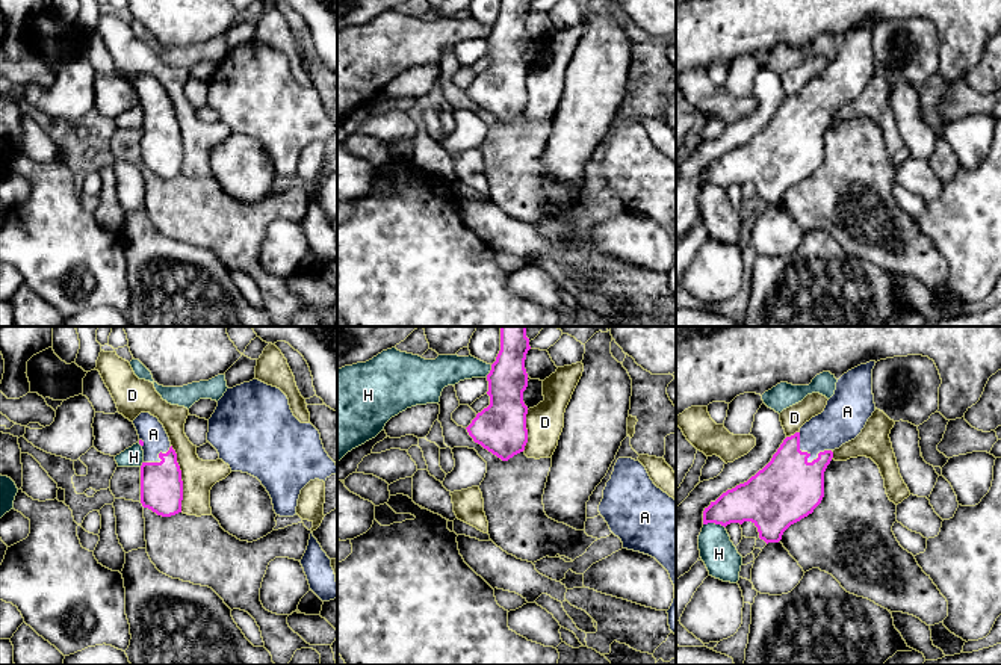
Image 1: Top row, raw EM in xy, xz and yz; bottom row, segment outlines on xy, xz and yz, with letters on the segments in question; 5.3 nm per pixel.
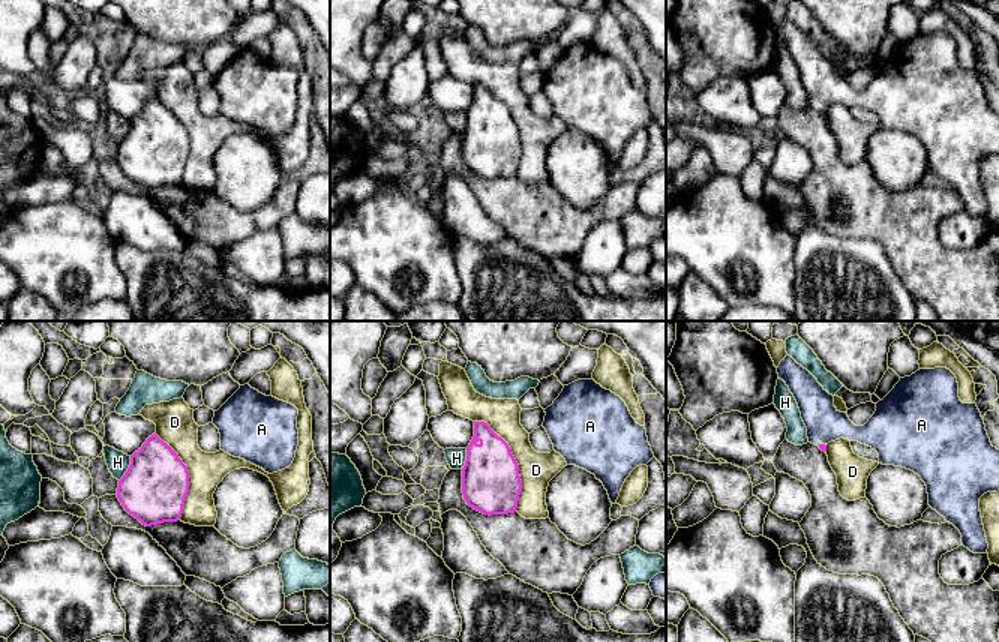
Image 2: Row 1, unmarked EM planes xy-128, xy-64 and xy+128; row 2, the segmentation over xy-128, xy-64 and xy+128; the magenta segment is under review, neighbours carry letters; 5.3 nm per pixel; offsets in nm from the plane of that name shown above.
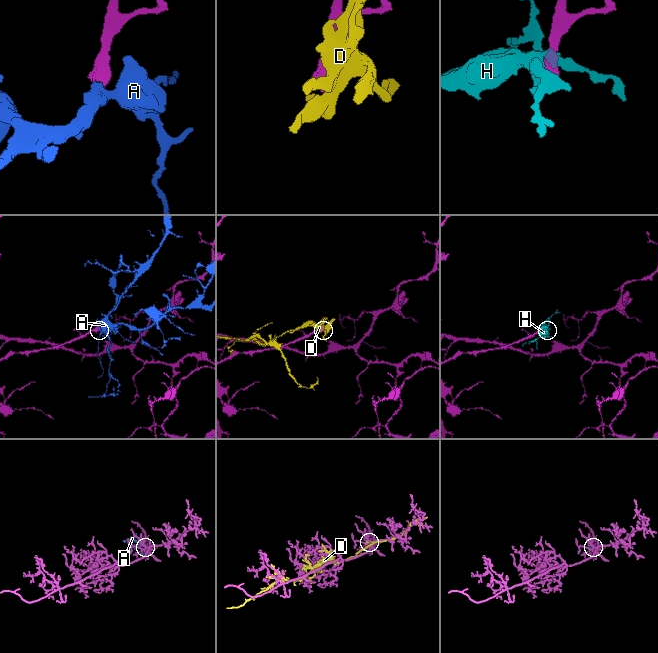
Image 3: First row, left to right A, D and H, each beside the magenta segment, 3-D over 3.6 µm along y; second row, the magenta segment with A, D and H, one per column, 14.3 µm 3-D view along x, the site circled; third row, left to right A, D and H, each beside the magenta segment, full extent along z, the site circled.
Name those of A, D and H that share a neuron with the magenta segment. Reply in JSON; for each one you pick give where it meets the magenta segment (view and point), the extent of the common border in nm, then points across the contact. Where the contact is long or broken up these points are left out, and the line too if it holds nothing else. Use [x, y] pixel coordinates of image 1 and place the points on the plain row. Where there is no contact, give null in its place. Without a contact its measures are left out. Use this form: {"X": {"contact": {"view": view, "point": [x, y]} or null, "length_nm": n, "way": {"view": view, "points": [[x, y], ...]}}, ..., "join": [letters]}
{"A": {"contact": {"view": "yz", "point": [809, 117]}, "length_nm": 200, "way": {"view": "yz", "points": [[788, 150], [797, 129], [809, 117], [841, 82]]}}, "join": ["A"]}

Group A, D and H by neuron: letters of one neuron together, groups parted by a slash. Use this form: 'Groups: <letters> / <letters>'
Groups: A / D / H

